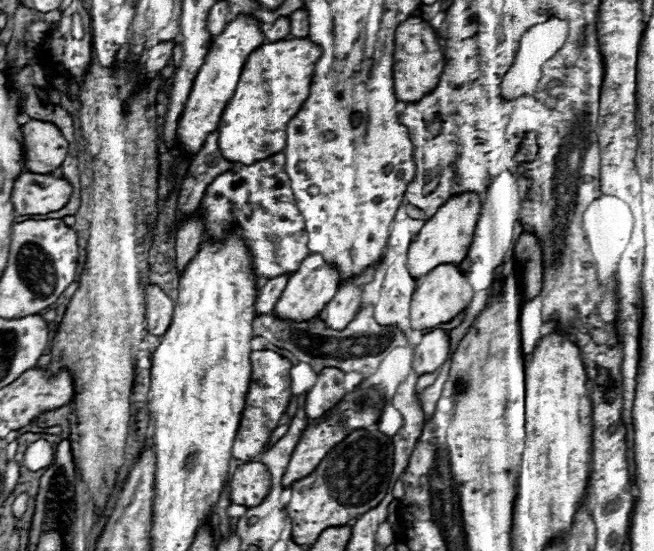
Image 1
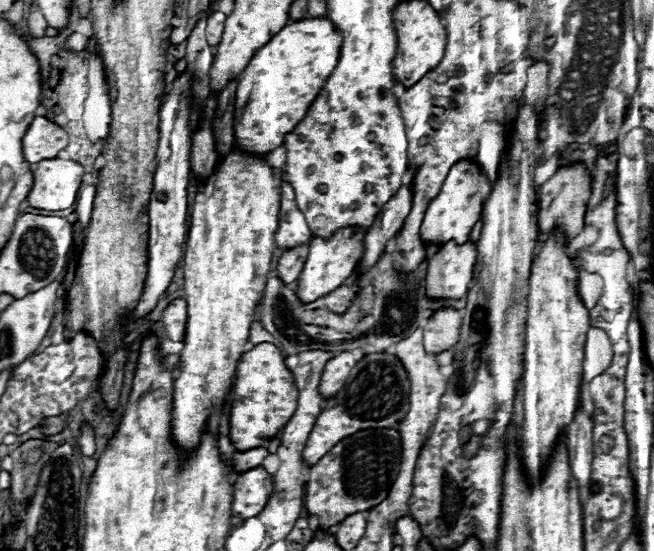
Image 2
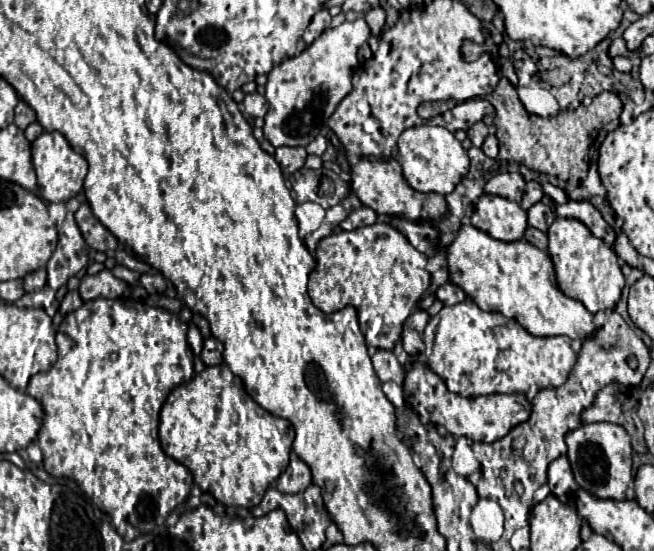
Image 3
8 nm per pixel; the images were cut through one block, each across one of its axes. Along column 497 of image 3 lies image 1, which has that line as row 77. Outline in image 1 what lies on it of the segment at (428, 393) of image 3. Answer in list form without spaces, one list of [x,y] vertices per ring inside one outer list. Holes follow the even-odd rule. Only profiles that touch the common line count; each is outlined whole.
[[[408,18],[396,30],[396,52],[394,52],[394,88],[396,98],[406,104],[420,102],[426,94],[430,94],[442,76],[444,70],[444,54],[442,46],[438,44],[438,36],[432,28],[420,18]]]

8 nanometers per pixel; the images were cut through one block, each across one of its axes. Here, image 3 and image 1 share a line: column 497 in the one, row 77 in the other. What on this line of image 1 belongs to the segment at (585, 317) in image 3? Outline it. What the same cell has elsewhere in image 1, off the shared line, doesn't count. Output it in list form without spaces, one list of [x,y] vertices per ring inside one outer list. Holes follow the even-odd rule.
[[[308,38],[262,44],[248,56],[236,90],[218,124],[218,148],[228,162],[250,166],[284,150],[286,124],[308,98],[318,58],[320,48]]]

